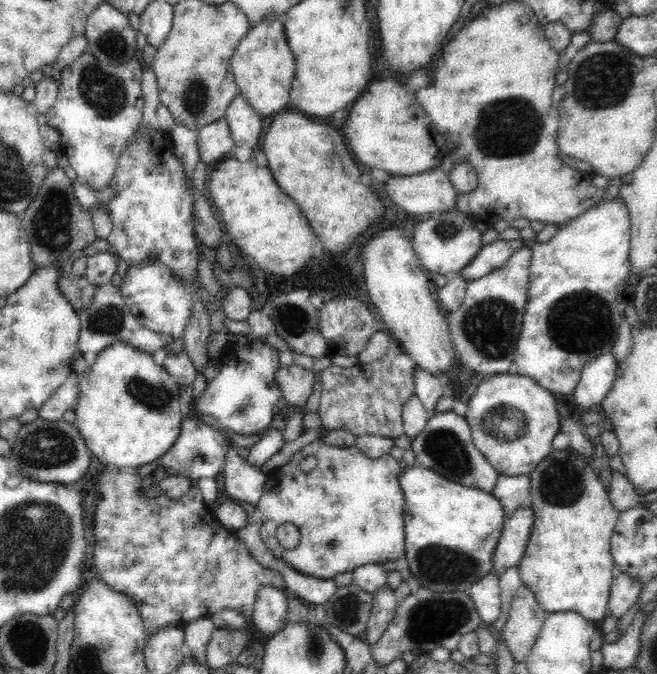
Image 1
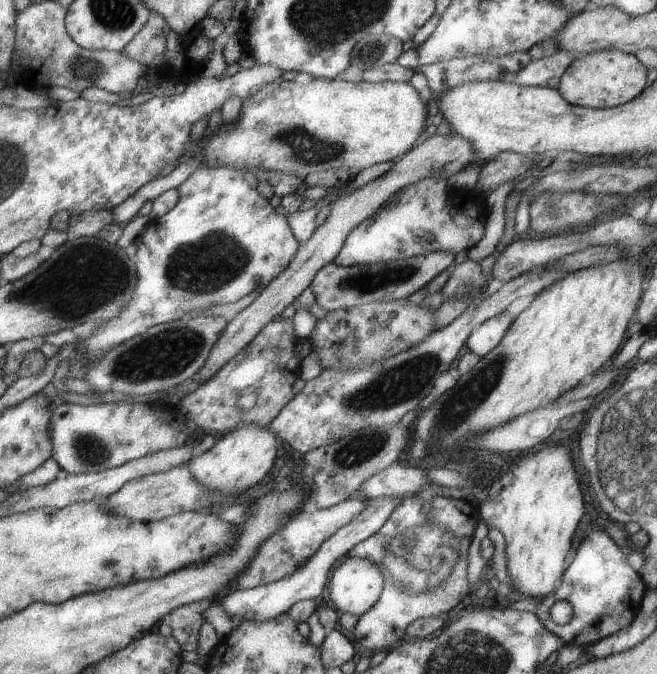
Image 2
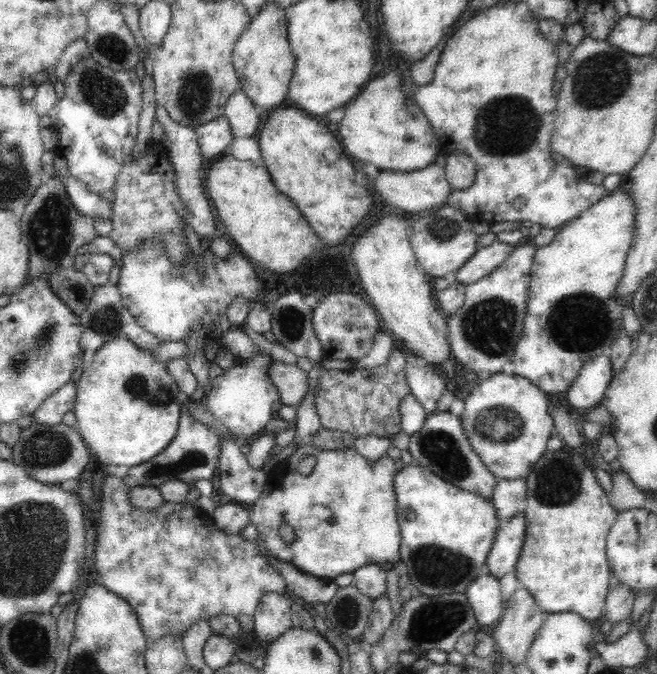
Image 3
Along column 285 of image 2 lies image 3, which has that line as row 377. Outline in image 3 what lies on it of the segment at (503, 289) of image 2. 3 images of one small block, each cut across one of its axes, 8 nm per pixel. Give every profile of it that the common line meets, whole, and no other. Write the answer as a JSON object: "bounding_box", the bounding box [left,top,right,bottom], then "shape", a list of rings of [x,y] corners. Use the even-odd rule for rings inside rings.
{"bounding_box":[401,351,447,416],"shape":[[[401,351],[405,358],[402,372],[410,394],[418,400],[424,413],[430,416],[437,412],[438,402],[442,394],[447,391],[446,382],[440,372],[430,367],[428,363],[408,351]]]}

